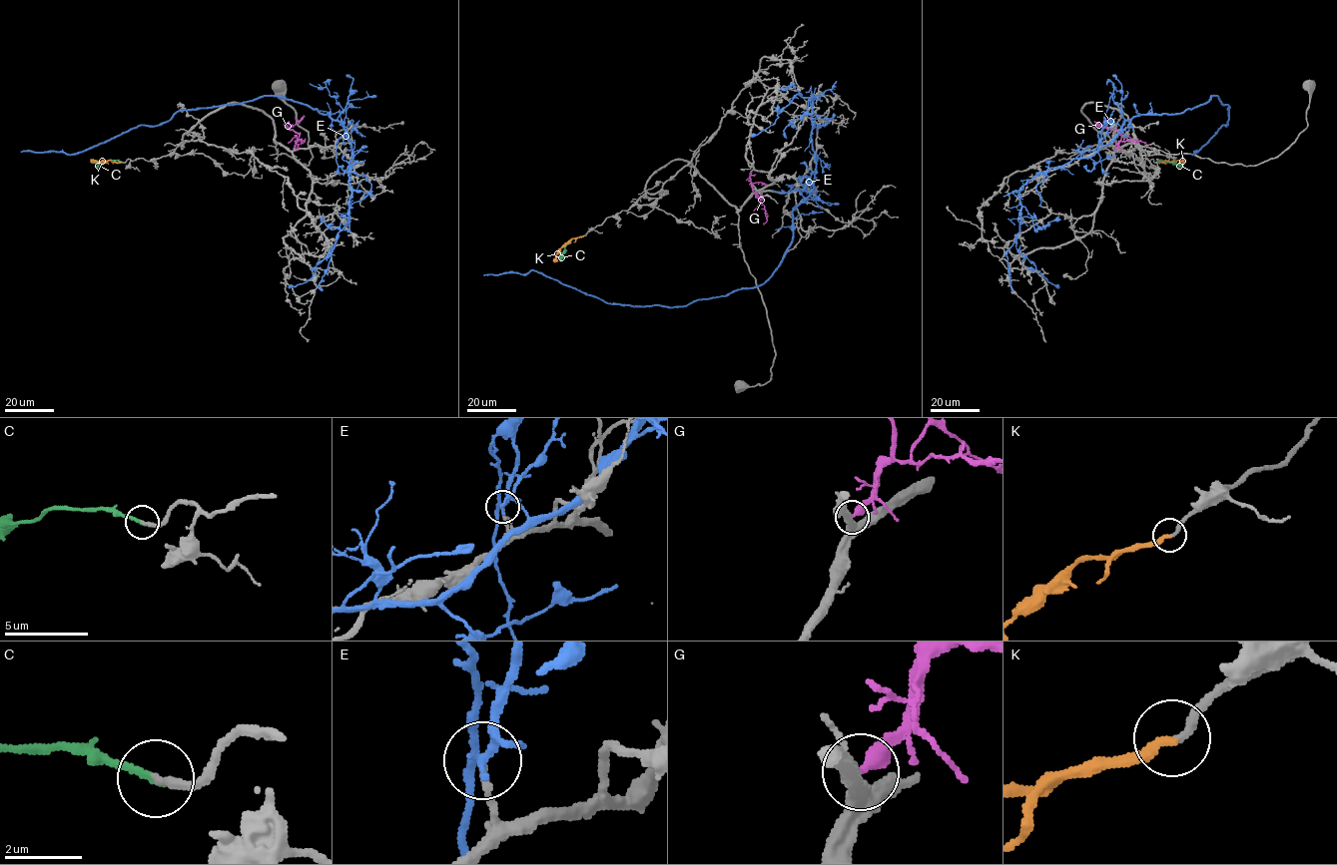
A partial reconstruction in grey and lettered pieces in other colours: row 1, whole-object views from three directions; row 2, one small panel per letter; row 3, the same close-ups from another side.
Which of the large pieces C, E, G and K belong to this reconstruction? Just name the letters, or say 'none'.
none

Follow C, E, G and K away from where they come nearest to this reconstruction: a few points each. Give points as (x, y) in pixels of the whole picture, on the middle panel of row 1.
C: (585, 235), (572, 239), (559, 261)
E: (805, 177), (816, 198), (792, 213), (792, 243), (756, 286), (680, 306), (629, 305), (533, 270), (483, 274)
G: (757, 193), (761, 199), (756, 197), (752, 185), (767, 185)
K: (585, 235), (571, 238), (554, 261)

